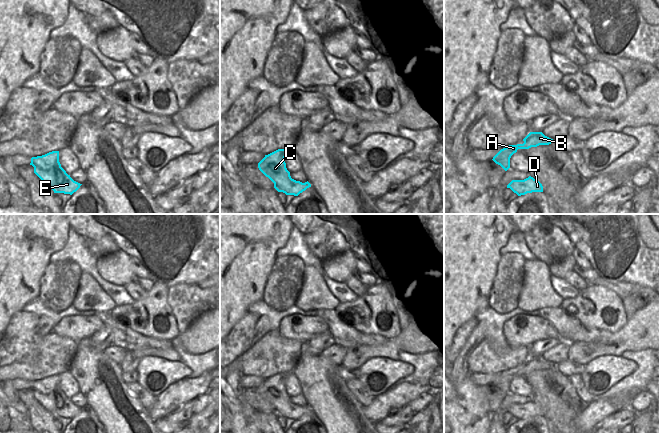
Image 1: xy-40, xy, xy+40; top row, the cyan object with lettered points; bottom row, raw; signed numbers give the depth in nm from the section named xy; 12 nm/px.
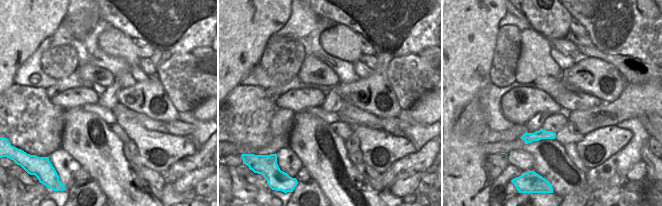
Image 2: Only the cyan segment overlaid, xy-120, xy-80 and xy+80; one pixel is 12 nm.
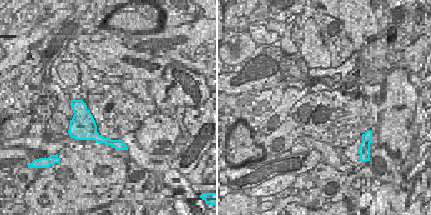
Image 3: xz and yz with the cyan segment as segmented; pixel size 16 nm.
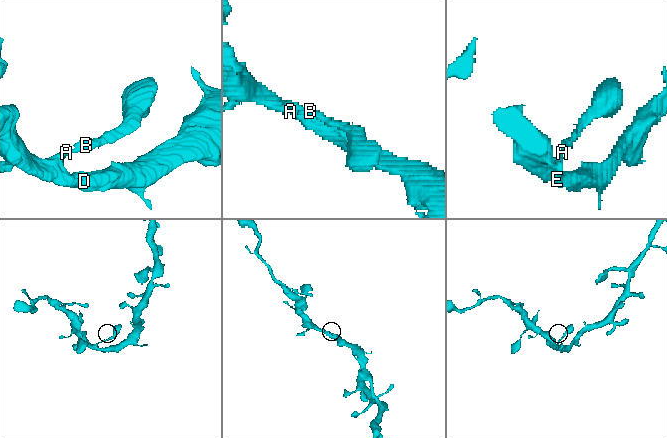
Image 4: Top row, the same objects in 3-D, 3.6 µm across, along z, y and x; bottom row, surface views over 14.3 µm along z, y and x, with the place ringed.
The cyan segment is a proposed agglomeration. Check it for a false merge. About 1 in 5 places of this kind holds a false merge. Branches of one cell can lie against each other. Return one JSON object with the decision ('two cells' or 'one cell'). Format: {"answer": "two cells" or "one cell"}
{"answer": "one cell"}

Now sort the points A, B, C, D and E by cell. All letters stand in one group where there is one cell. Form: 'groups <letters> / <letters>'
groups A B C D E

